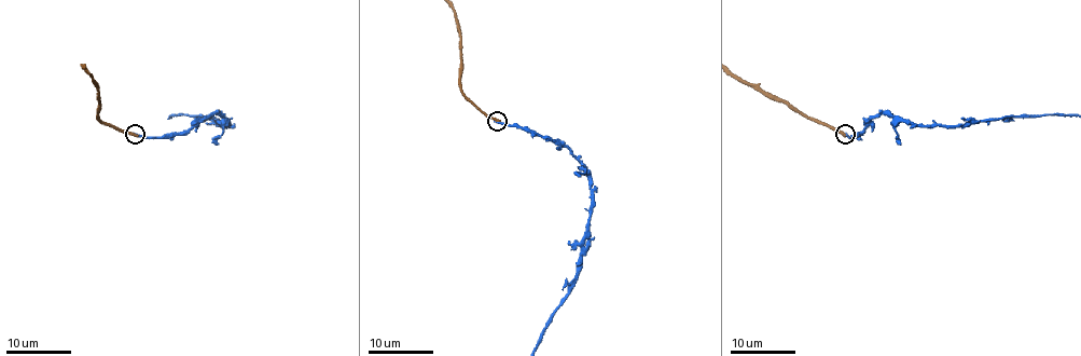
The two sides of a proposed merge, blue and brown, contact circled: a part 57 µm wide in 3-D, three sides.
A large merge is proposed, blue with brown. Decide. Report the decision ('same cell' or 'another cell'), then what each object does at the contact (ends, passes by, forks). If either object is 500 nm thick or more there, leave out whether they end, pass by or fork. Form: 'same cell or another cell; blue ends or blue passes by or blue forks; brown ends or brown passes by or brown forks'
another cell; blue ends; brown ends

